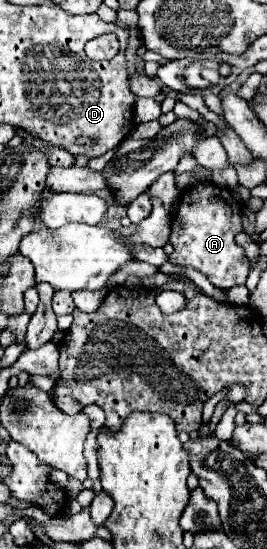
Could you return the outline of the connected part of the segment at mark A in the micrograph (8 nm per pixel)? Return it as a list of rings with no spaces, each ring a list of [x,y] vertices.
[[[205,181],[205,185],[197,185],[197,189],[189,189],[189,193],[183,193],[175,215],[171,217],[173,253],[169,255],[169,261],[195,267],[215,287],[221,289],[245,285],[251,267],[243,247],[239,247],[235,241],[235,235],[243,231],[241,205],[243,203],[229,189],[217,187],[211,181]]]

